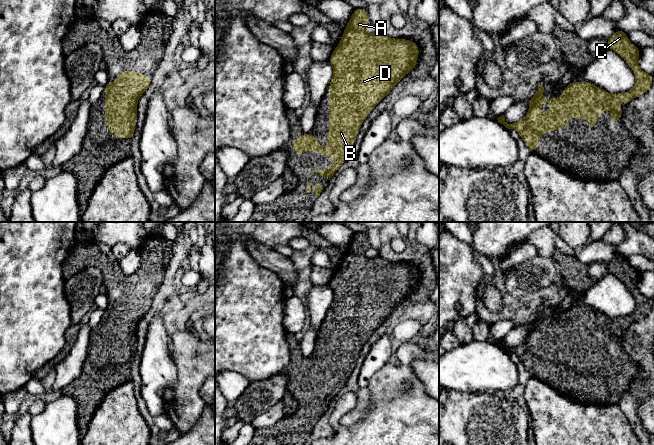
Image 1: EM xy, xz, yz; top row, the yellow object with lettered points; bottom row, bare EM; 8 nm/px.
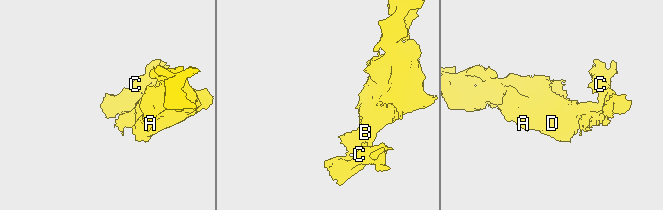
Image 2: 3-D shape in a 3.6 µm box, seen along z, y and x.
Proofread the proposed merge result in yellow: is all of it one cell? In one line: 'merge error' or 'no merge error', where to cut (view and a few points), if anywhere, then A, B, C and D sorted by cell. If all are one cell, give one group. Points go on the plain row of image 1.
no merge error; cut none; groups A B C D

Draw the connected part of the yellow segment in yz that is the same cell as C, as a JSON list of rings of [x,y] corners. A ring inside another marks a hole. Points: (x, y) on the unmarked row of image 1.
[[[620,253],[617,254],[609,263],[606,263],[609,274],[615,275],[623,281],[632,293],[635,301],[635,310],[622,318],[612,319],[593,308],[582,305],[575,307],[574,303],[566,309],[560,322],[548,321],[543,323],[543,309],[538,309],[538,314],[530,324],[530,331],[525,342],[512,348],[505,345],[504,339],[497,344],[508,353],[518,355],[521,363],[524,364],[531,376],[537,376],[537,369],[542,357],[552,354],[567,354],[567,344],[570,340],[573,343],[589,343],[587,351],[597,351],[595,344],[606,335],[606,329],[610,330],[610,346],[617,347],[621,343],[623,333],[618,330],[623,323],[626,329],[638,320],[645,318],[653,306],[652,298],[642,295],[638,289],[640,273],[633,269],[627,258]],[[551,327],[553,332],[541,338],[539,330]]]

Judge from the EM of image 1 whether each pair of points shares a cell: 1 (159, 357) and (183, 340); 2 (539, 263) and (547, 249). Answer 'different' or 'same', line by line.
1: different
2: different

